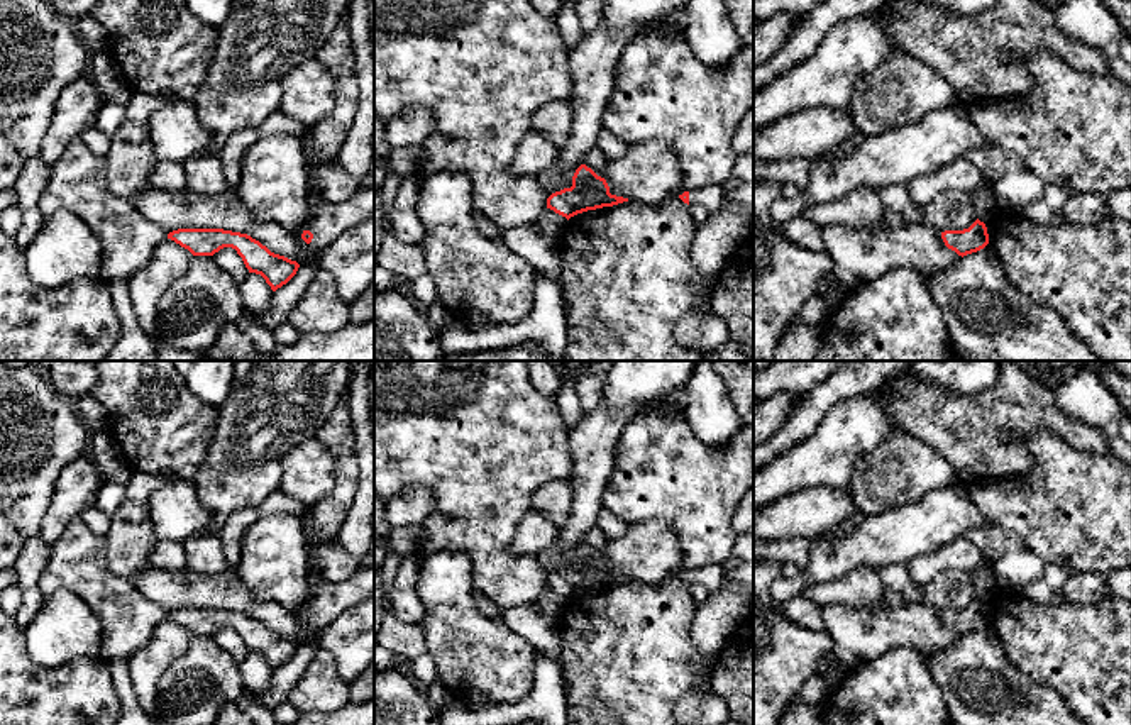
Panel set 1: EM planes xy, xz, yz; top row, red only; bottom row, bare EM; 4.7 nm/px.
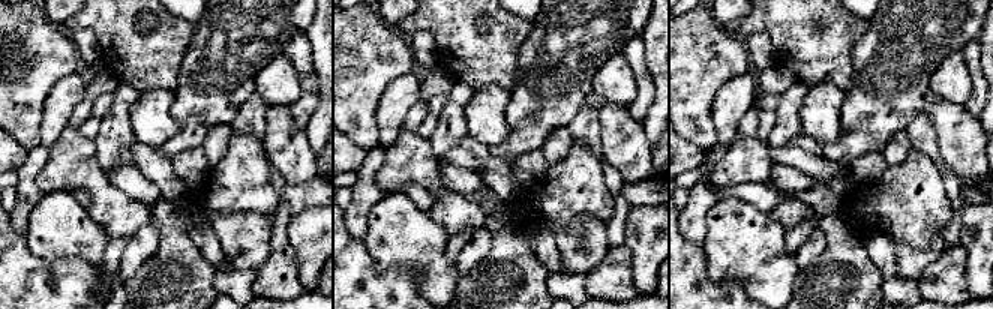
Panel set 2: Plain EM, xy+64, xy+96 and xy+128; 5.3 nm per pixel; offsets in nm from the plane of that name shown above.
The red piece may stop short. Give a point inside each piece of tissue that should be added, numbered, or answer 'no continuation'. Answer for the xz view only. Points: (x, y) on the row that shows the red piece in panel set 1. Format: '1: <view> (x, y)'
1: xz (711, 197)

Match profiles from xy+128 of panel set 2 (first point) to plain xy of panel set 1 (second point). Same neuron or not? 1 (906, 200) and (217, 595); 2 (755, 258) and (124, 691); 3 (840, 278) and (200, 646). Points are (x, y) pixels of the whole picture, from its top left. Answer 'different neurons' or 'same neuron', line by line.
1: different neurons
2: different neurons
3: same neuron

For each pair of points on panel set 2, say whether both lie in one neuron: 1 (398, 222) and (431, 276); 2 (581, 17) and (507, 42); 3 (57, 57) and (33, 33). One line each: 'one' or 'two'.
1: one
2: two
3: one

